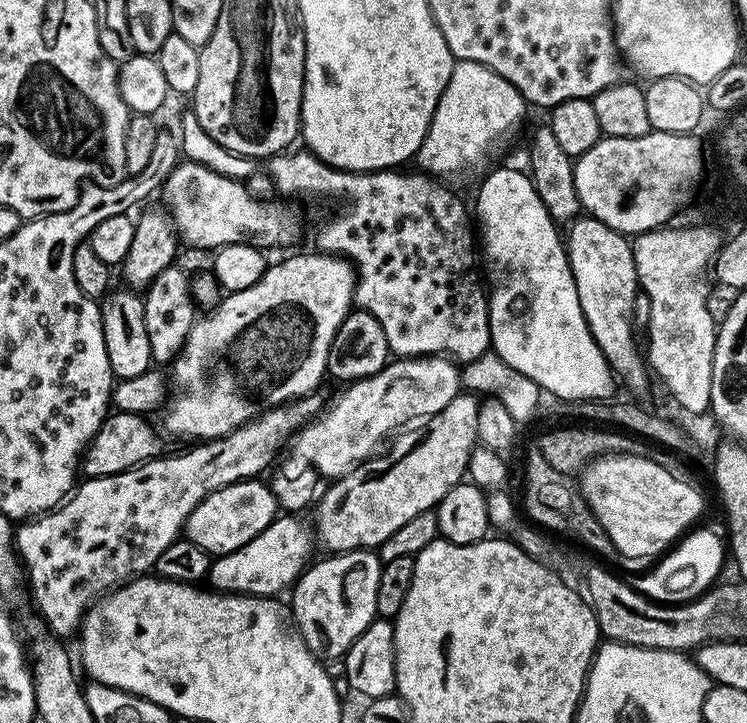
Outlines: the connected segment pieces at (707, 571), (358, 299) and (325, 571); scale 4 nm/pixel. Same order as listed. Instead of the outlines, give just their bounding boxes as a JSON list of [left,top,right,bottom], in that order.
[[634,528,726,604],[267,150,492,365],[290,550,382,658]]

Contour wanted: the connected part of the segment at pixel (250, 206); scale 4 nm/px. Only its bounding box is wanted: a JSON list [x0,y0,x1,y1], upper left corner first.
[162,159,304,250]

